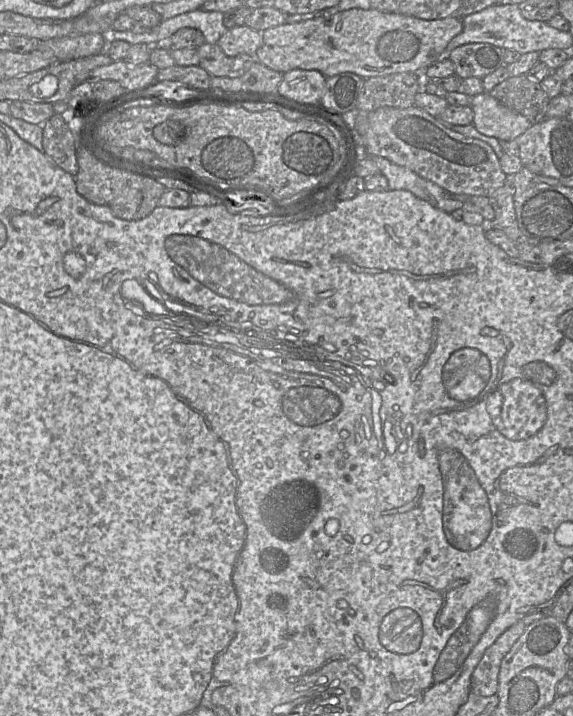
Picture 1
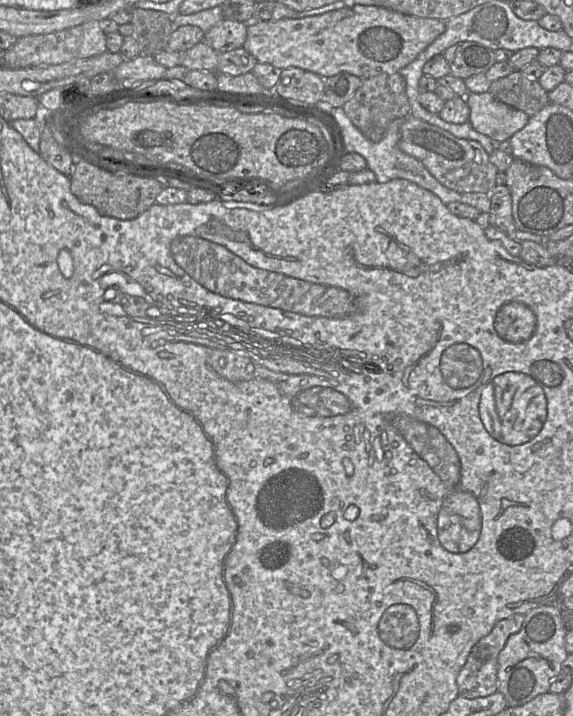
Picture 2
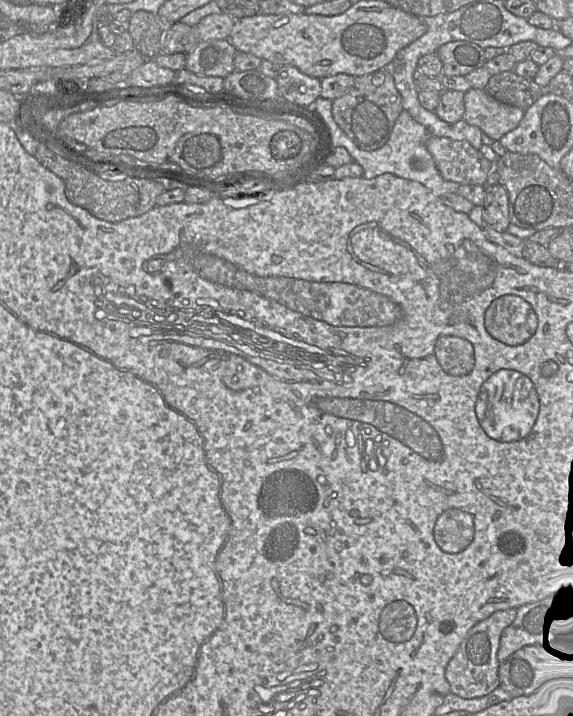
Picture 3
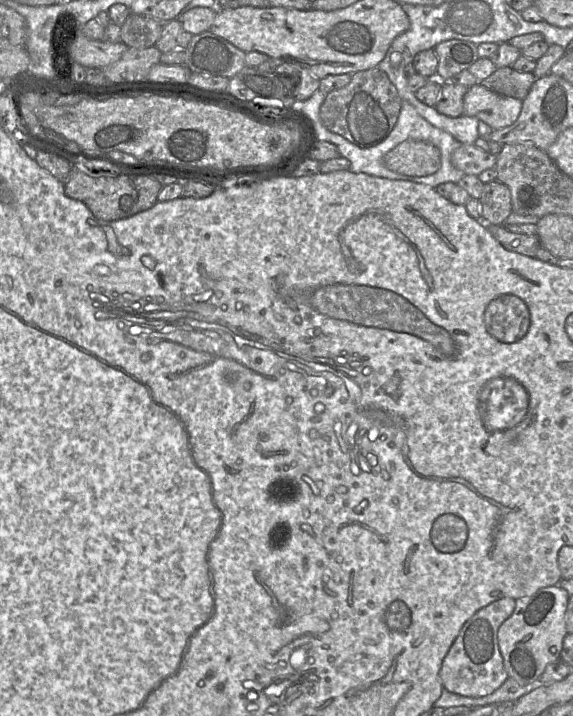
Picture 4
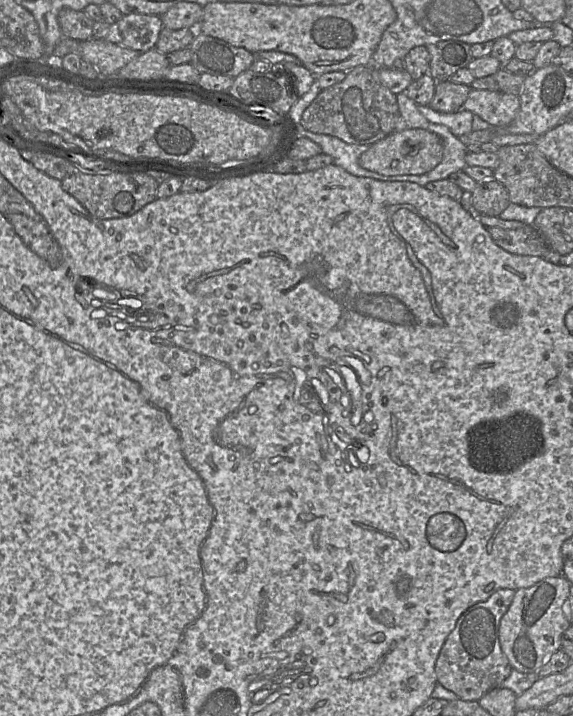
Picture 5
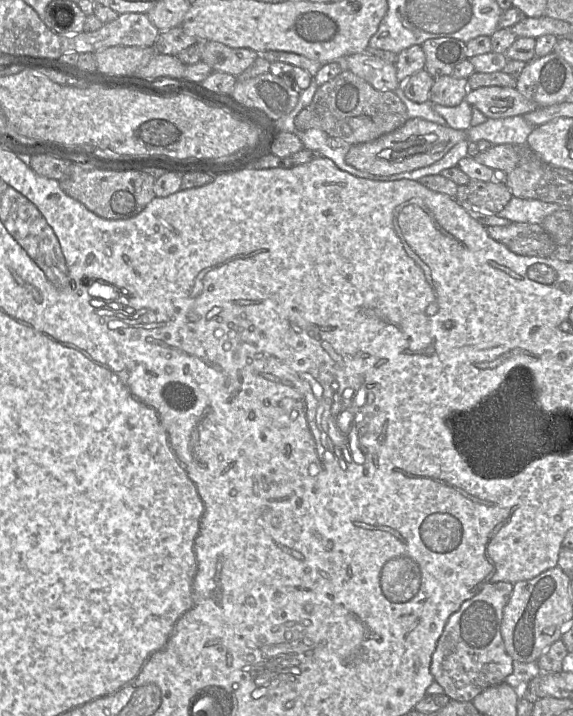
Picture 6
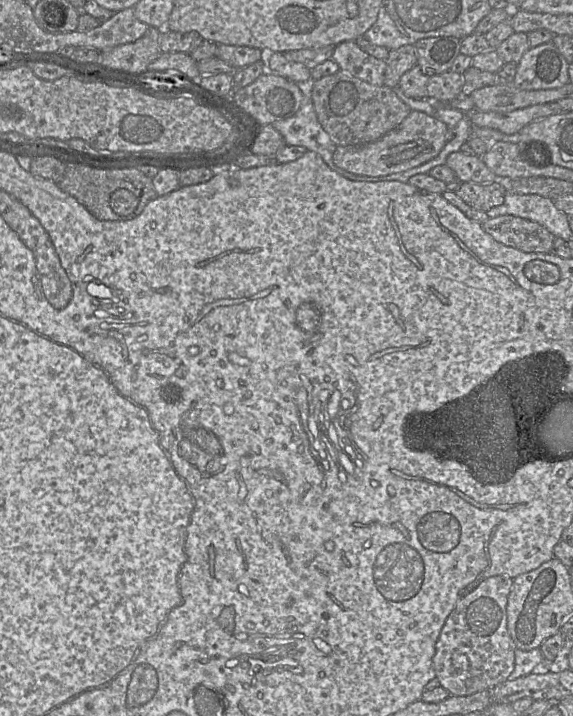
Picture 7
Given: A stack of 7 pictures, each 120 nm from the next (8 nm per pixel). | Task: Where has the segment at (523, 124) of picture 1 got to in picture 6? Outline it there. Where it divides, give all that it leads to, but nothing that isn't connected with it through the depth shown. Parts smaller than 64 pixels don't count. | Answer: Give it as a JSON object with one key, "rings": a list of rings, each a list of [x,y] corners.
{"rings":[[[481,87],[468,92],[465,101],[487,119],[524,116],[537,109],[537,106],[521,95],[516,88],[510,87]]]}

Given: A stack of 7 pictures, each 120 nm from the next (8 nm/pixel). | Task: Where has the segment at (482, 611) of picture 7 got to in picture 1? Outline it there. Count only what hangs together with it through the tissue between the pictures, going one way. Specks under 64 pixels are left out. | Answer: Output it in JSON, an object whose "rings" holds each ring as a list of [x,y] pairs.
{"rings":[[[518,621],[505,630],[485,650],[471,676],[471,692],[484,697],[497,694],[501,661],[522,635],[525,628],[526,625],[523,621]]]}

